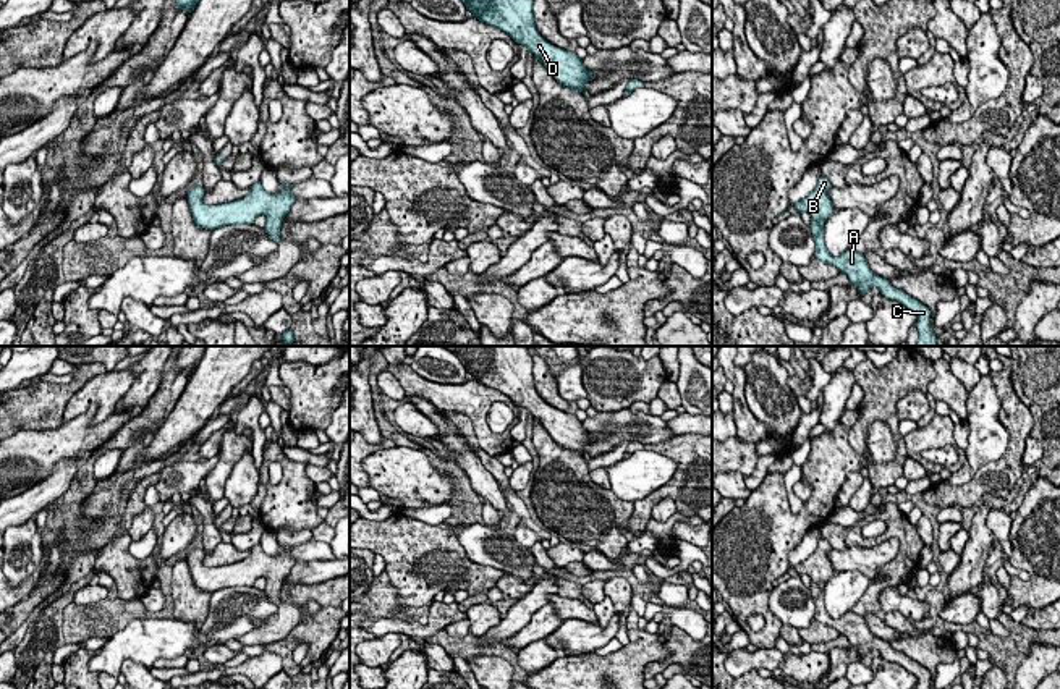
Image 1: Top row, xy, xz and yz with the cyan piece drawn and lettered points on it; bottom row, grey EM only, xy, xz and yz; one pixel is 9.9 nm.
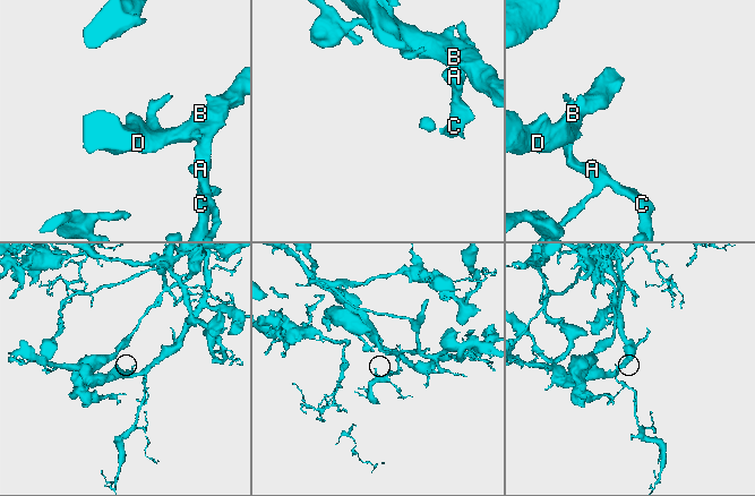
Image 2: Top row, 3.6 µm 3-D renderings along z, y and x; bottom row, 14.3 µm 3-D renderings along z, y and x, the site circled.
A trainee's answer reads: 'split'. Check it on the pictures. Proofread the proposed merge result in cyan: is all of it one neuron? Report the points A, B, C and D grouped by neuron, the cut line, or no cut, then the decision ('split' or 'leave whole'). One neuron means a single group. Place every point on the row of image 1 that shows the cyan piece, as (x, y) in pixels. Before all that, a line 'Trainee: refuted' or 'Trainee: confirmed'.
Trainee: refuted
A B C D | no cut | leave whole

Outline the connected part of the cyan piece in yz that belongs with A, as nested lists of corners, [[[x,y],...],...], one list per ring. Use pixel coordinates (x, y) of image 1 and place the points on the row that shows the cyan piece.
[[[825,176],[817,180],[816,188],[798,204],[795,204],[796,212],[808,212],[811,215],[811,233],[816,241],[814,257],[837,267],[840,272],[846,273],[850,281],[858,288],[859,294],[866,294],[869,288],[877,286],[880,294],[888,299],[900,301],[909,311],[918,315],[918,332],[919,340],[916,346],[937,346],[937,336],[931,328],[932,312],[921,304],[918,299],[911,298],[901,290],[897,290],[890,280],[874,273],[864,256],[854,249],[848,249],[838,257],[833,257],[824,243],[824,222],[833,213],[833,205],[829,197],[830,181]]]

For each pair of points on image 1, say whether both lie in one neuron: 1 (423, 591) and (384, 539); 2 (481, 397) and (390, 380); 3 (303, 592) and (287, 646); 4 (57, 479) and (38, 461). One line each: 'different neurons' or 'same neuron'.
1: same neuron
2: different neurons
3: same neuron
4: different neurons

